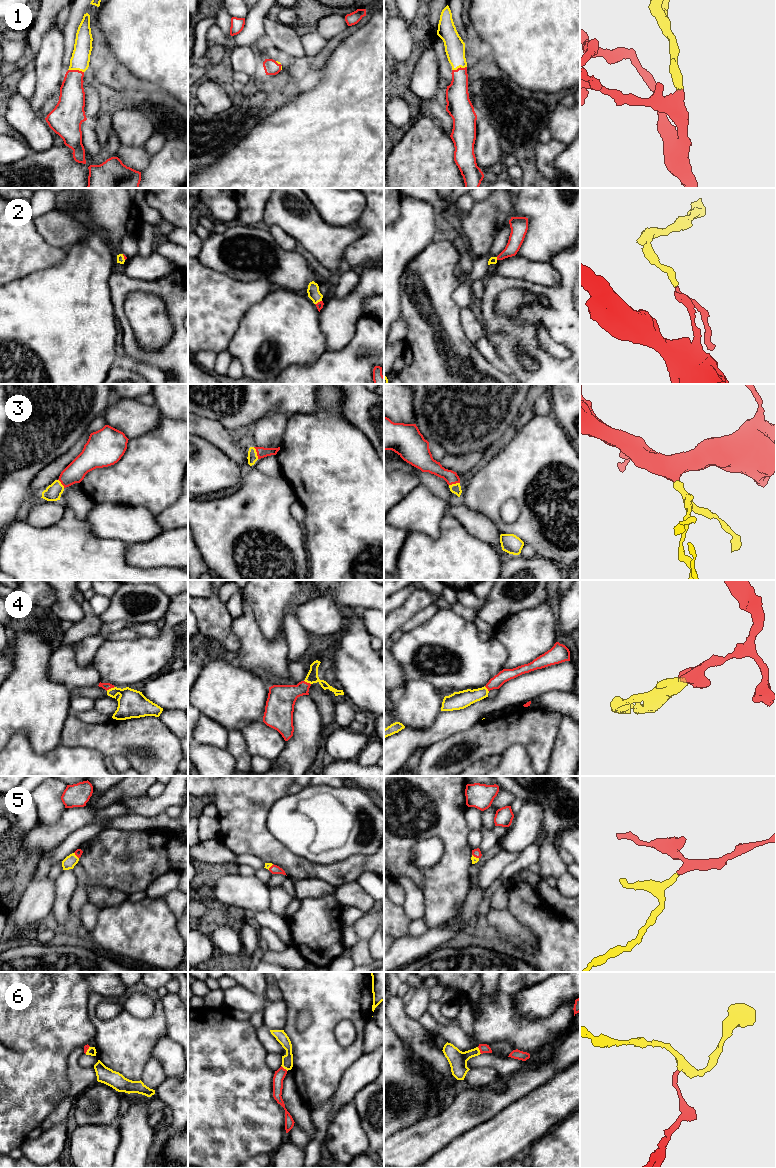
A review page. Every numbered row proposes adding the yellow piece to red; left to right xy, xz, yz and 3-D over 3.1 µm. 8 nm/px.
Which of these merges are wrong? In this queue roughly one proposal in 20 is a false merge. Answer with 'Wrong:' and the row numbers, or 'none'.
Wrong: none

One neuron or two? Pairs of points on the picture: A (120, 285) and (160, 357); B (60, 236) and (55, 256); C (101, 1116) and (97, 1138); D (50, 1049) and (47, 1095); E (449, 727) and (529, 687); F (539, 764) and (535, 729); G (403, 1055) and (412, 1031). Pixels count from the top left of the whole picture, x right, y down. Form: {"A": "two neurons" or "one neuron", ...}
{"A": "one neuron", "B": "two neurons", "C": "two neurons", "D": "one neuron", "E": "one neuron", "F": "one neuron", "G": "two neurons"}

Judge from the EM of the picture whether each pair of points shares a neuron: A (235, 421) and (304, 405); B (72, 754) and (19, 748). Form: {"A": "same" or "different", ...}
{"A": "same", "B": "same"}

